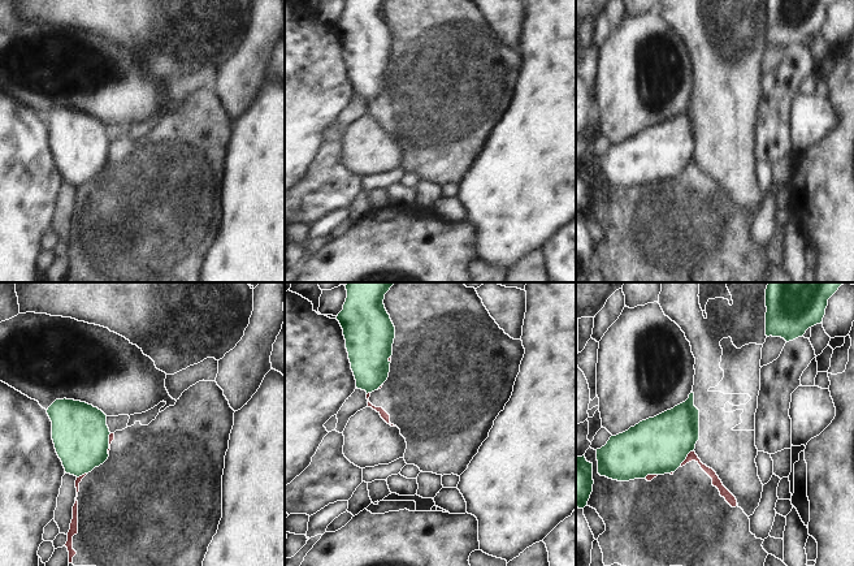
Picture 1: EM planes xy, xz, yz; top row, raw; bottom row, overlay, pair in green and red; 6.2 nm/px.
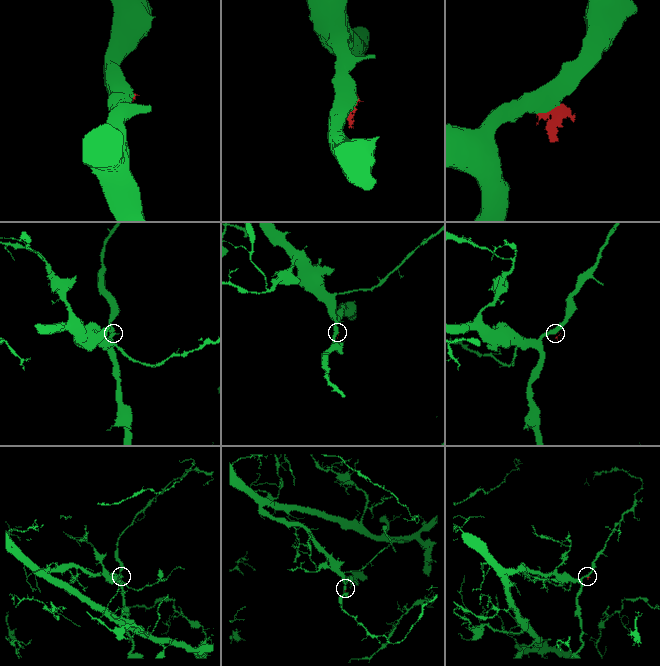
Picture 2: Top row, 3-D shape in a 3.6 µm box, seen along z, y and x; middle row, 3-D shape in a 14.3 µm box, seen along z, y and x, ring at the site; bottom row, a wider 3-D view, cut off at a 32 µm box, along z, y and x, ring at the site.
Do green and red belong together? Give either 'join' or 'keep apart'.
keep apart

